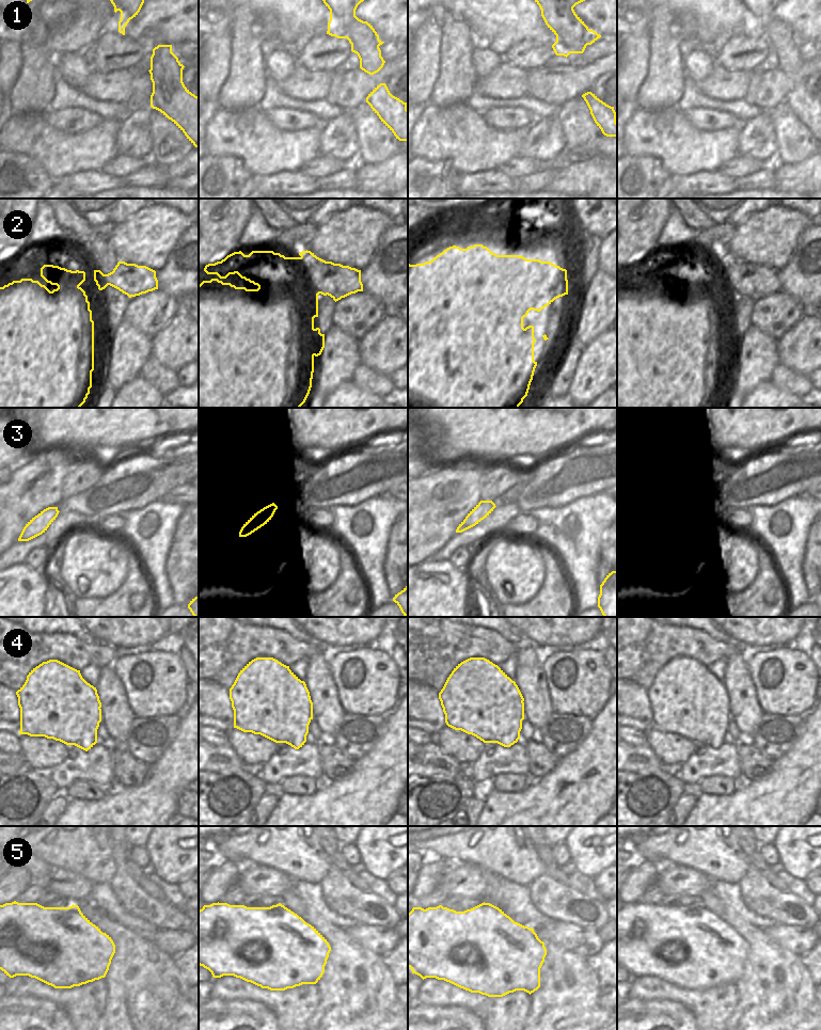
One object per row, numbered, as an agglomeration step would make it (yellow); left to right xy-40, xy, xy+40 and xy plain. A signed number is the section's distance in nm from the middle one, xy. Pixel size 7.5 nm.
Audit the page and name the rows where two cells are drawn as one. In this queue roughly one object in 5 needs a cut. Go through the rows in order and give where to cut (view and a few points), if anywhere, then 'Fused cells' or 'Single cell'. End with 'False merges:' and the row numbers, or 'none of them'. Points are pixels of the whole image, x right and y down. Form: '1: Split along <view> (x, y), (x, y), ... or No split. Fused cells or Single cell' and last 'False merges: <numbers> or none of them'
1: No split. Single cell
2: Split along xy+40 (511, 255), (514, 288), (556, 298). Fused cells
3: No split. Single cell
4: No split. Single cell
5: No split. Single cell
False merges: 2.

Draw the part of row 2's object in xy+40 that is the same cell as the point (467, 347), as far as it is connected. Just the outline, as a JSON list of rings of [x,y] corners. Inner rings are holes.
[[[474,244],[467,249],[460,249],[453,245],[444,250],[442,253],[433,257],[430,262],[424,264],[408,264],[408,408],[519,408],[523,399],[527,396],[531,382],[537,362],[534,361],[534,327],[523,328],[523,318],[527,316],[531,310],[540,312],[542,308],[551,304],[556,298],[552,298],[548,294],[541,291],[535,296],[530,296],[527,291],[523,291],[521,296],[519,291],[512,288],[512,255],[496,255],[483,244]]]

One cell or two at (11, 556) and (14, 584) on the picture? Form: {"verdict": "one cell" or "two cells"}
{"verdict": "two cells"}

